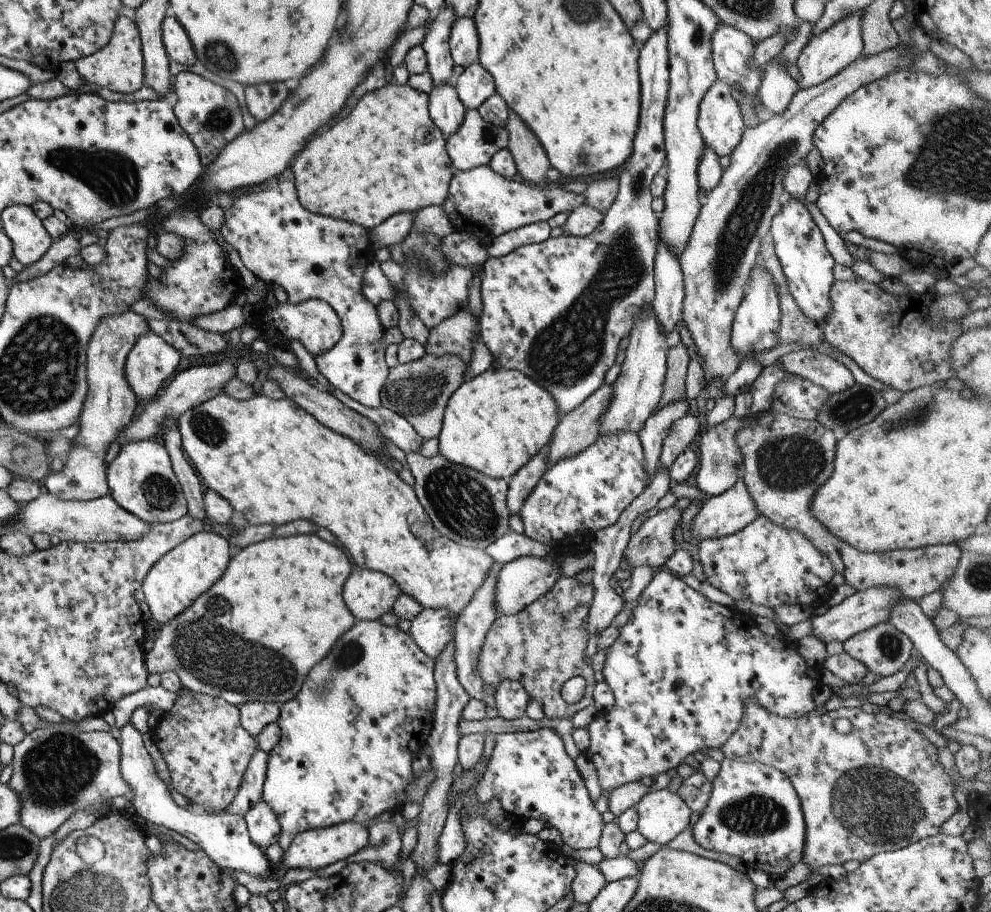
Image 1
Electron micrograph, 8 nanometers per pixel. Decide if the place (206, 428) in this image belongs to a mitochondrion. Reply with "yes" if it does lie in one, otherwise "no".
yes

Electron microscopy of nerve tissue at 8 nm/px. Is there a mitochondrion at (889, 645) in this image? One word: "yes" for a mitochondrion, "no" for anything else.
yes

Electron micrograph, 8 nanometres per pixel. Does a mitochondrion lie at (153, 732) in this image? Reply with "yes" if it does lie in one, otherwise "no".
no

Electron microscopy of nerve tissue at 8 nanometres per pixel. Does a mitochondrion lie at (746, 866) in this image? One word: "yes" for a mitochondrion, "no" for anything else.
no

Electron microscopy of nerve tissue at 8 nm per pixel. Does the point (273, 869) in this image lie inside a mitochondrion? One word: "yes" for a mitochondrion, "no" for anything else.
no

